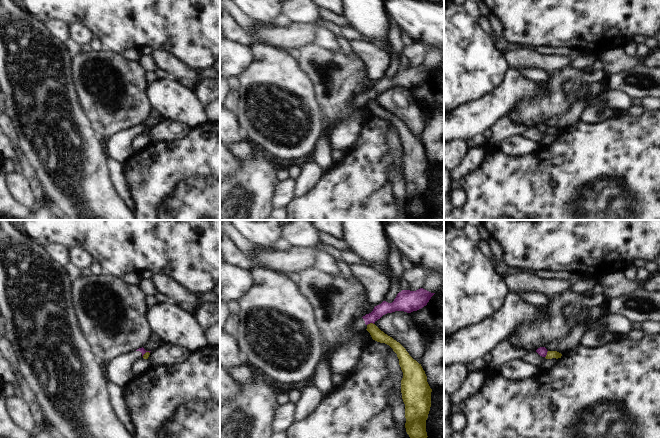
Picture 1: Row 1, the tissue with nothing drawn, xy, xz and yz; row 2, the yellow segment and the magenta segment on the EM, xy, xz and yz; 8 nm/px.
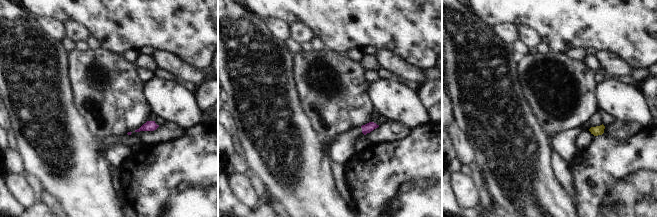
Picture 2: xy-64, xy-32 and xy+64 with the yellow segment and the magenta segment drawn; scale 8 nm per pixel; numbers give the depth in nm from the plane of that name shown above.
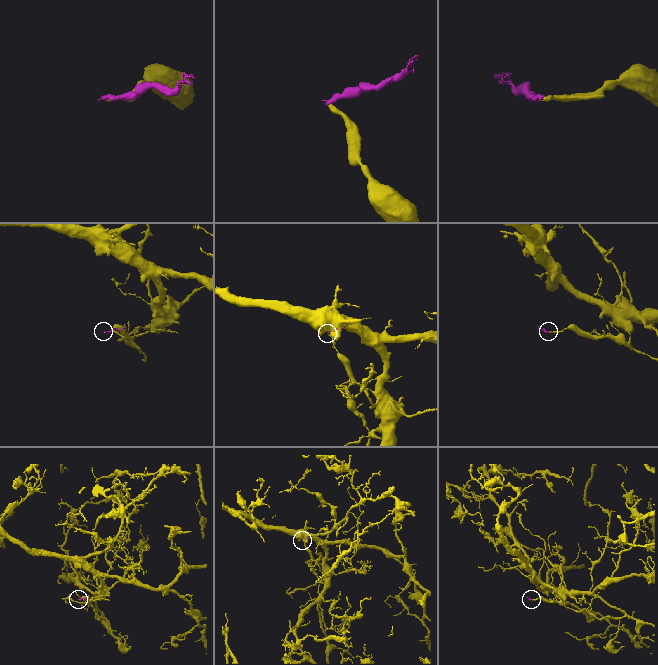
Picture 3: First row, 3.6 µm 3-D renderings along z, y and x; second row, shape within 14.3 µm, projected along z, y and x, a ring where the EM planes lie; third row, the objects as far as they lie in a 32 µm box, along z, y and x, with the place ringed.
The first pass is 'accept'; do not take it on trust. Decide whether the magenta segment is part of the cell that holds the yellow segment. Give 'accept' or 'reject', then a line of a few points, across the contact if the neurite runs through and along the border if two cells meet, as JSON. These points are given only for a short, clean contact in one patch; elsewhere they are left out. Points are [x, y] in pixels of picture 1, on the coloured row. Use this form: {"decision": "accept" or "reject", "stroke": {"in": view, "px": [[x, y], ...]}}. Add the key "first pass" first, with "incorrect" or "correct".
{"first pass": "incorrect", "decision": "reject", "stroke": {"in": "xz", "px": [[373, 323], [367, 325]]}}

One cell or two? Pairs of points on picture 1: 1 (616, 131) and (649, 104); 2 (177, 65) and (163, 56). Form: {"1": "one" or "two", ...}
{"1": "two", "2": "one"}

